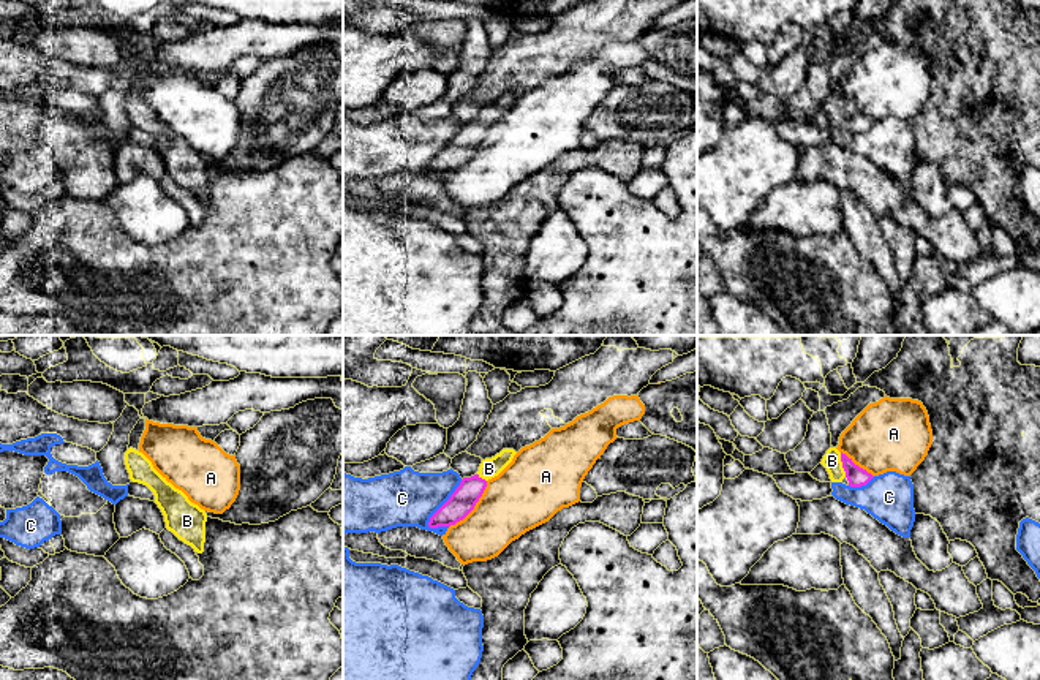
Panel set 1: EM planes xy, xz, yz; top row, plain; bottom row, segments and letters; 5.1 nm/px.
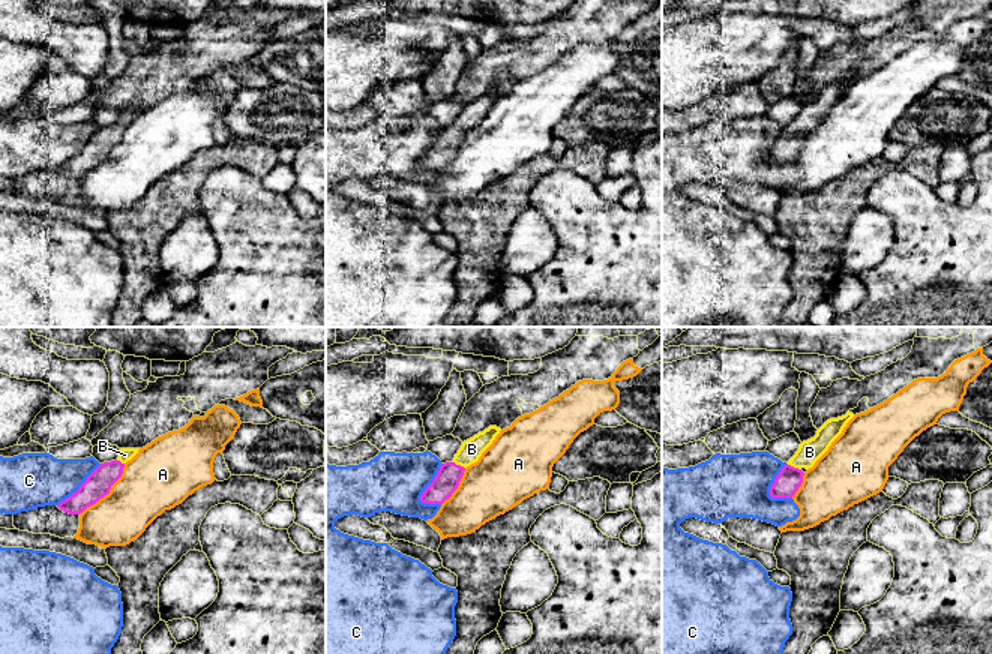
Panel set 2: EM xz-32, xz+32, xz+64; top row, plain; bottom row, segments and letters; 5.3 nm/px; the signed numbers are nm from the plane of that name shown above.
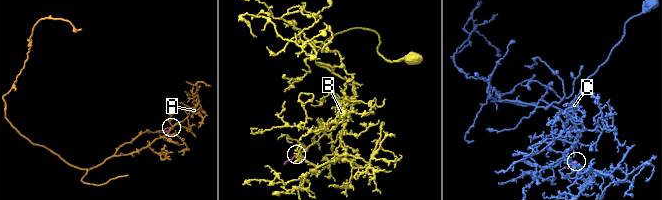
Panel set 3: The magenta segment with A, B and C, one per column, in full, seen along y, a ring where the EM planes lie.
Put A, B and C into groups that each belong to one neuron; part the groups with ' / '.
A / B / C

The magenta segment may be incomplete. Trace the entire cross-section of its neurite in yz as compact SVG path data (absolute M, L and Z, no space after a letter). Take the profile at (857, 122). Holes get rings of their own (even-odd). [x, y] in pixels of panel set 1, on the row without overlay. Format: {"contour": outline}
{"contour": "M830 93L820 109L827 114L831 128L842 128L846 123L850 133L861 133L874 123L836 93Z"}

